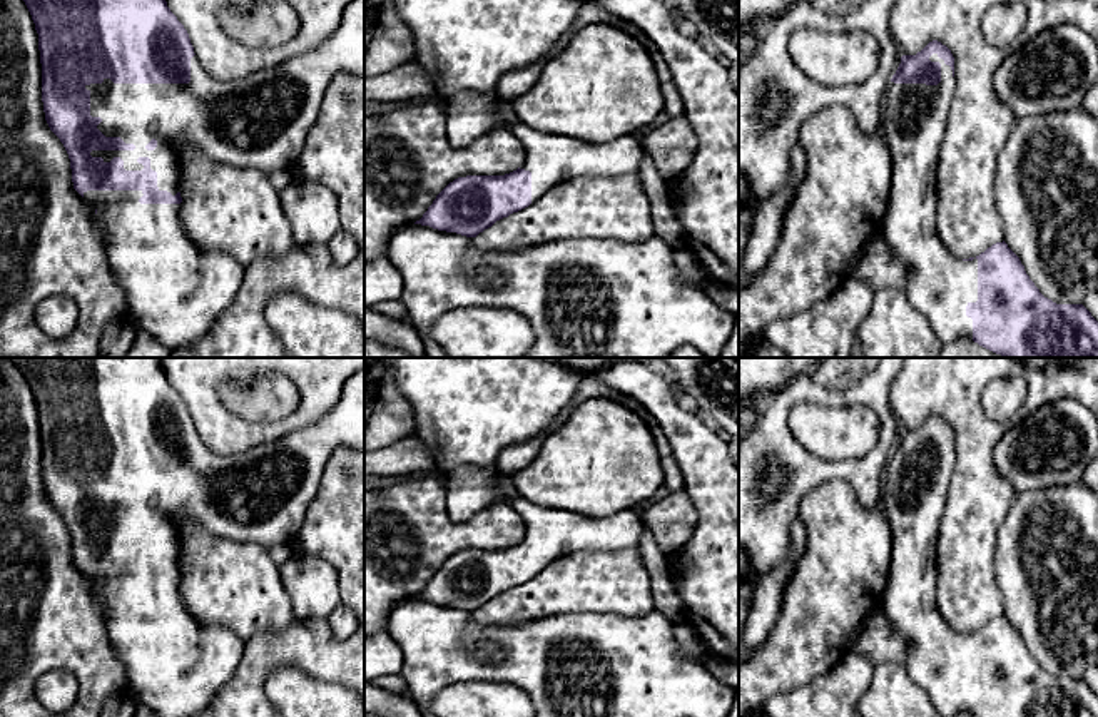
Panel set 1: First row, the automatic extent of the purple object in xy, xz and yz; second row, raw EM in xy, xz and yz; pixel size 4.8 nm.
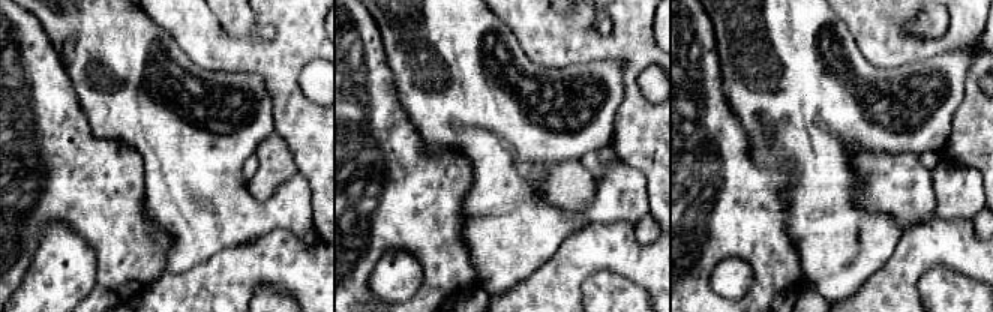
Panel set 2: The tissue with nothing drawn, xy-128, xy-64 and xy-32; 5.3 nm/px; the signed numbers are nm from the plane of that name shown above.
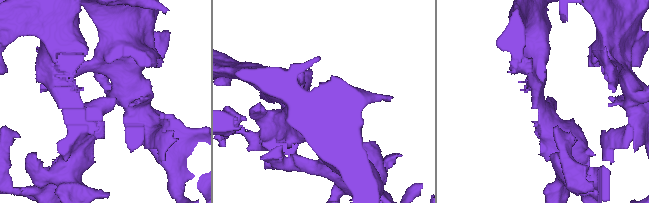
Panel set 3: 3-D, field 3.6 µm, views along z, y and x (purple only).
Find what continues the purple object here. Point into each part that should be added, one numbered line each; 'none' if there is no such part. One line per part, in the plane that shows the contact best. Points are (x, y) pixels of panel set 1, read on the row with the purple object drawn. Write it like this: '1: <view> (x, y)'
1: xy (261, 121)

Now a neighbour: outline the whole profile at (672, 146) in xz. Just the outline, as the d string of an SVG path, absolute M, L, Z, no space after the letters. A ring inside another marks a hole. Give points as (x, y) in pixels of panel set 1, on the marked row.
M684 115L648 129L640 140L658 174L670 182L690 165L697 150L697 135Z

